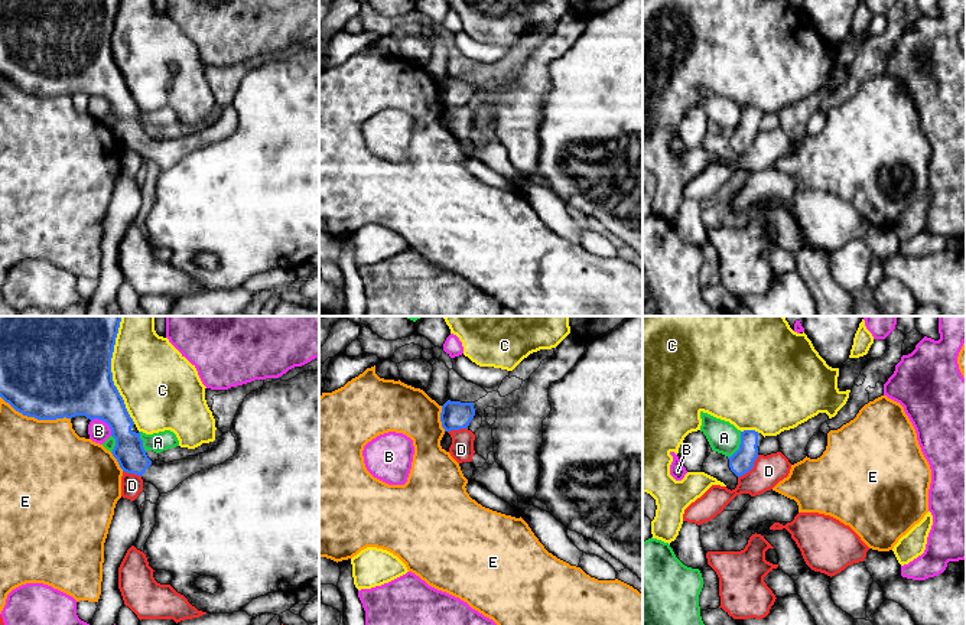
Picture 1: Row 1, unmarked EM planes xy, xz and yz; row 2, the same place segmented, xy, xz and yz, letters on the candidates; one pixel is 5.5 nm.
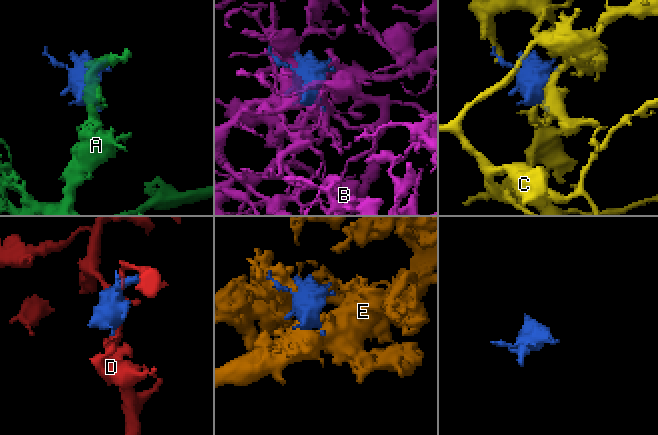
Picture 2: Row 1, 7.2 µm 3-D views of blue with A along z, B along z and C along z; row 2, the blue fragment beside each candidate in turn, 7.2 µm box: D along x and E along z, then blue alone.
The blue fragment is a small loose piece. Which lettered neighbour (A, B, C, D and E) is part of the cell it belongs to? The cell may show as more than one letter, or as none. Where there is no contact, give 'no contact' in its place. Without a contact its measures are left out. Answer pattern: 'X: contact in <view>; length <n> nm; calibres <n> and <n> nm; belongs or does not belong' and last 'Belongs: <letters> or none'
A: contact in yz; length 170 nm; calibres 130 and 180 nm; does not belong
B: contact in xy; length 150 nm; calibres 360 and 120 nm; does not belong
C: contact in xy; length 550 nm; calibres 500 and 400 nm; does not belong
D: contact in yz; length 180 nm; calibres 130 and 170 nm; does not belong
E: contact in xy; length 420 nm; calibres 500 and 460 nm; does not belong
Belongs: none

